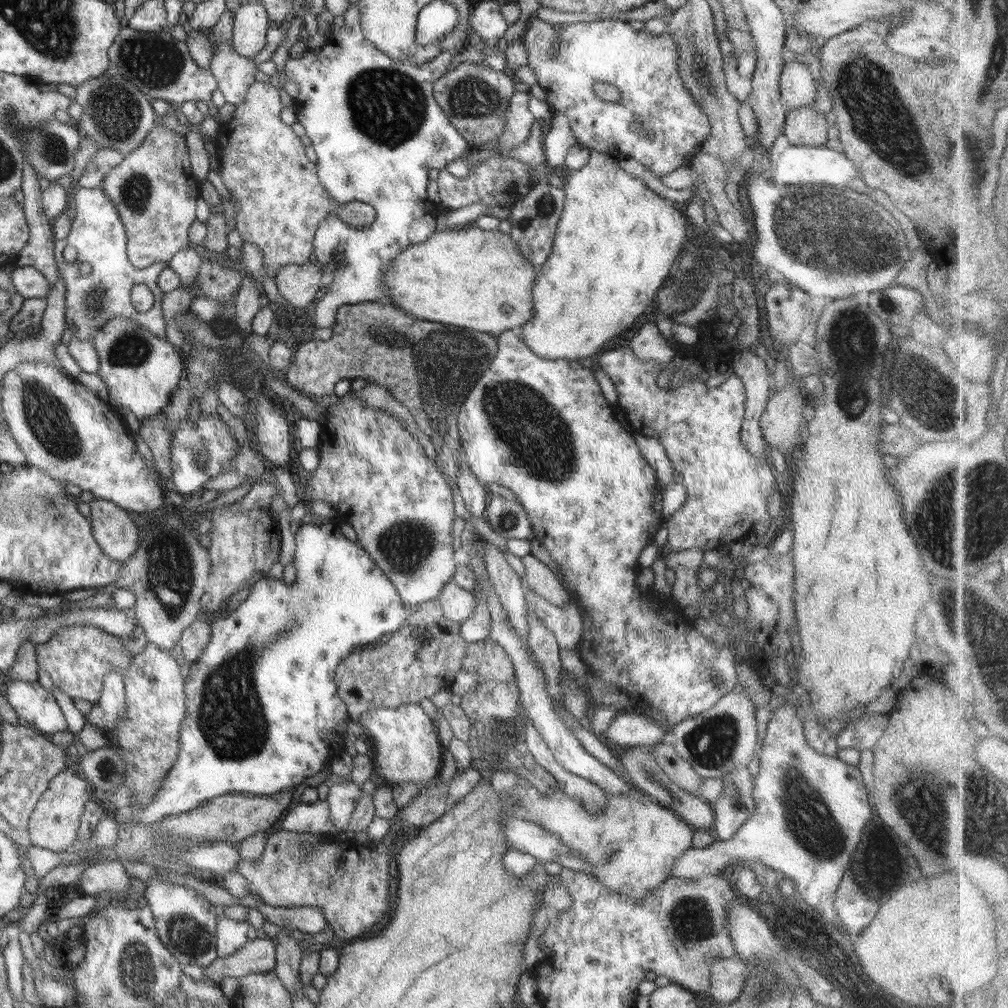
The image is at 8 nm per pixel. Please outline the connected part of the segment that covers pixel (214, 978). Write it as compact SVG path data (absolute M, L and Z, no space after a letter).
M268 936L247 942L240 950L226 957L215 958L203 967L205 978L219 985L226 976L240 978L247 974L272 971L276 962L275 941Z

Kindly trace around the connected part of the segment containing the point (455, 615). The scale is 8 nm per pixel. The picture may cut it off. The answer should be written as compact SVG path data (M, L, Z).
M453 580L448 582L437 596L443 615L452 622L462 625L465 620L473 616L477 607L475 591L460 588Z

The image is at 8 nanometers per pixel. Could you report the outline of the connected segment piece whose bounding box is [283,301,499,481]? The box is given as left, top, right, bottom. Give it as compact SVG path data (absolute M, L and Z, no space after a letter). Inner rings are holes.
M384 301L340 306L332 330L329 339L316 339L311 344L299 343L292 364L283 373L288 386L307 396L322 398L334 394L336 384L344 379L351 382L363 379L368 384L380 385L408 408L418 428L430 438L438 451L442 472L456 481L459 462L464 460L457 416L464 399L484 371L488 370L498 352L499 346L493 335L412 318L412 314L406 314L404 310Z

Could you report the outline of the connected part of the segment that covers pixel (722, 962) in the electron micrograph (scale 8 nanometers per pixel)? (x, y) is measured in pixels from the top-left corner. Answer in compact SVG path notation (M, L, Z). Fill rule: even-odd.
M740 957L717 958L711 964L710 996L717 1004L732 1004L739 998L749 968Z

